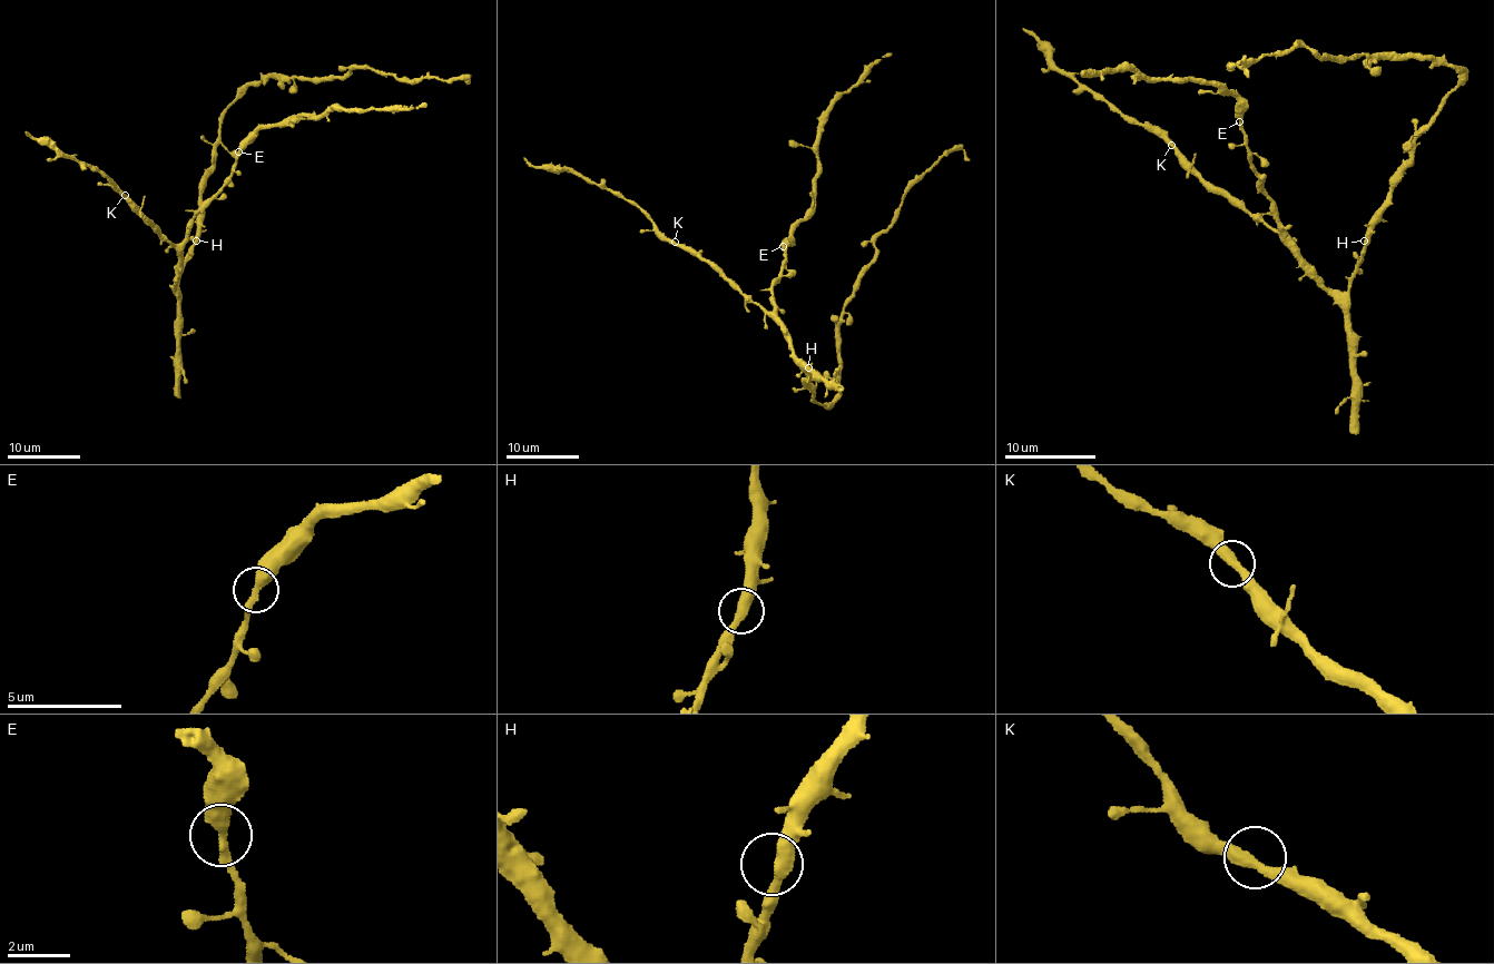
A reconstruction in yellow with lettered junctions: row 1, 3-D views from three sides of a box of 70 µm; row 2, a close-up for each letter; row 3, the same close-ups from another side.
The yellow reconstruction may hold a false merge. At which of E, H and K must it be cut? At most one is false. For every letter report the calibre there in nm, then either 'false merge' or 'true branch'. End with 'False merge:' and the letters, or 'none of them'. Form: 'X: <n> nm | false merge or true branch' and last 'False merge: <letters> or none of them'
E: 360 nm | true branch
H: 400 nm | true branch
K: 360 nm | true branch
False merge: none of them

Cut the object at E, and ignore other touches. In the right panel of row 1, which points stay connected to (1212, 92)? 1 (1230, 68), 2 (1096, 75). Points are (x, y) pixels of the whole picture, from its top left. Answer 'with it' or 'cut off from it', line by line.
1: cut off from it
2: with it

